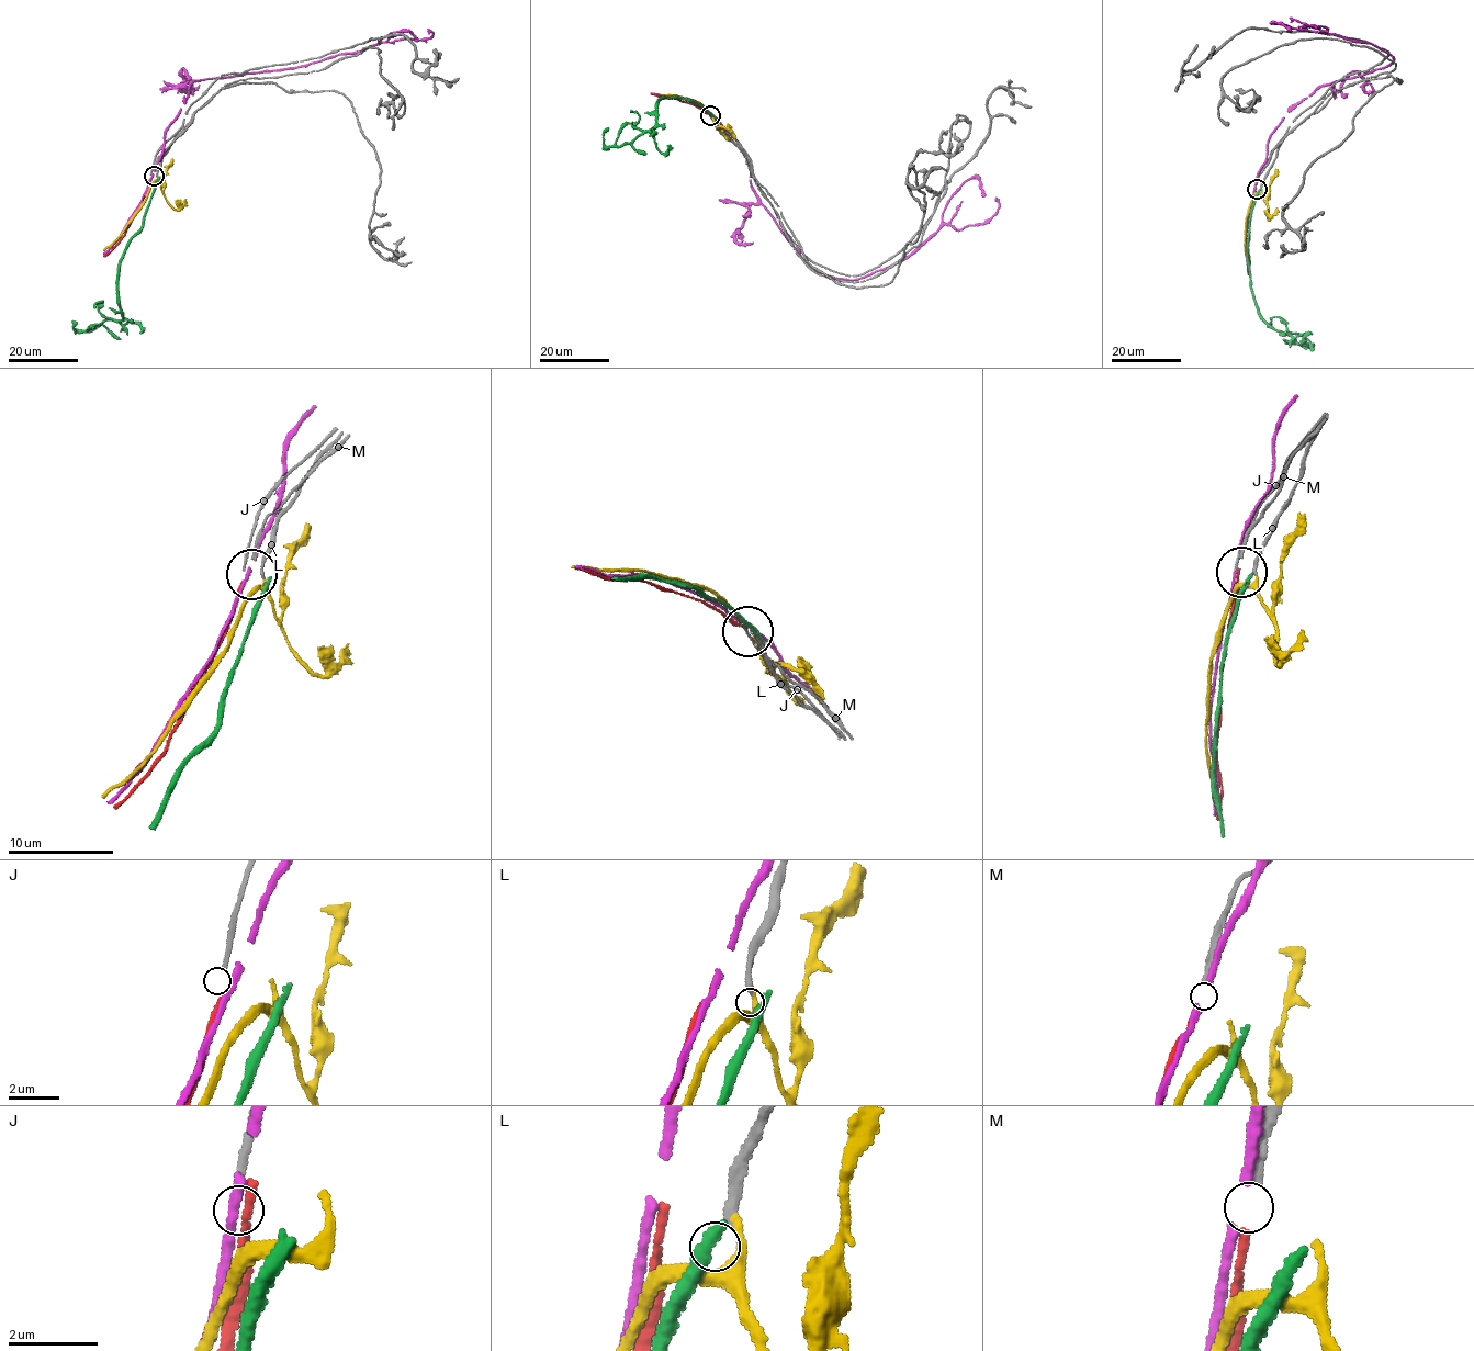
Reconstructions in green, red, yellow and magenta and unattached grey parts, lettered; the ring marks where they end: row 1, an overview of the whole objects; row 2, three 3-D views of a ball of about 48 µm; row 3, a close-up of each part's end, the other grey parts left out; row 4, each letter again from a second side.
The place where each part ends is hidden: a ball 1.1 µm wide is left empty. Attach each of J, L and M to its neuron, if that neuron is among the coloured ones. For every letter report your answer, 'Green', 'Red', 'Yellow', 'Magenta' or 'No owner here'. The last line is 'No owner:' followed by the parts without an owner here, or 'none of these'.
J: No owner here
L: Yellow
M: Red
No owner: J

